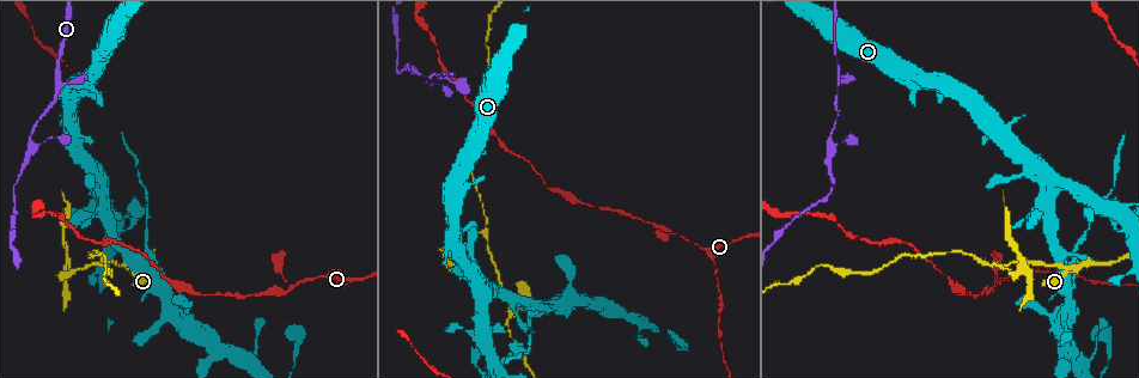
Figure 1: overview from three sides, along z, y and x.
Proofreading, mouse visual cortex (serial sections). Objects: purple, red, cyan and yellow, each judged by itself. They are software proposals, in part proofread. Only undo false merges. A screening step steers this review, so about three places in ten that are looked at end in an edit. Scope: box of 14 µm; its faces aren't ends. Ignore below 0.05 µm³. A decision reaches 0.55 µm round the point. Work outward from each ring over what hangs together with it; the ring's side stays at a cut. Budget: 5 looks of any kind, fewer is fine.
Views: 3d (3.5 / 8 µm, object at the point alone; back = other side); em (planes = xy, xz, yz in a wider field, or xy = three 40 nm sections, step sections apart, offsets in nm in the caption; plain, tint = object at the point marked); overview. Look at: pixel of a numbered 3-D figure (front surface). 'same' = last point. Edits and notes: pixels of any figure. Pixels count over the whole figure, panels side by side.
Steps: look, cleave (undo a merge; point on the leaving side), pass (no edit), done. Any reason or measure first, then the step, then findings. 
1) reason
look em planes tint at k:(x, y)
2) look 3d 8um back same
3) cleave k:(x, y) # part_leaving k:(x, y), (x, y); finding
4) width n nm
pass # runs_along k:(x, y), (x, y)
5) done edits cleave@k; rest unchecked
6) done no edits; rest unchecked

sudden change in width
look 3d 3.5um at 1:(290, 287)

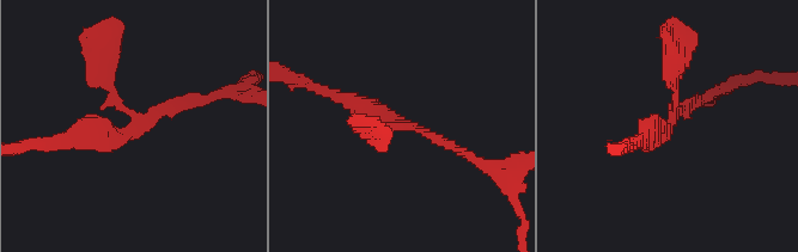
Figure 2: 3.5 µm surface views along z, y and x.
arms 3; arm_widths 150, 150, 250 nm; shape alone is not enough
look em xy step 5 plain at 2:(139, 119)

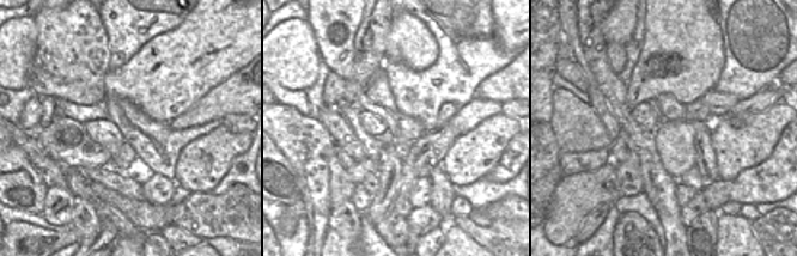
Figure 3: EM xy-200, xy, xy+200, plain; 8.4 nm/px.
where the object lies
look em xy step 5 tint same

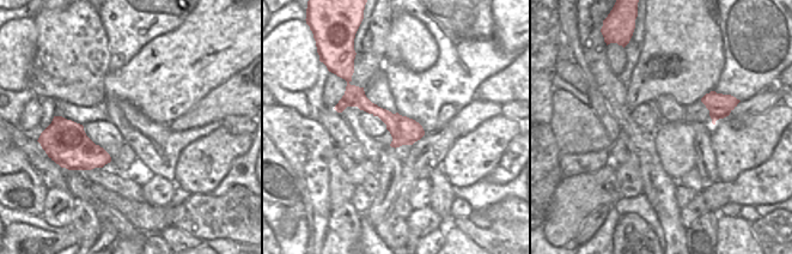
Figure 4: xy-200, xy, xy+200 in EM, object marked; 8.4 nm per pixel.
cleave 2:(110, 67) # part_leaving 2:(122, 106), (103, 69), (115, 22); a second cell is stuck on

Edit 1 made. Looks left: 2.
two arms in line, one across
look 3d 3.5um at 1:(1065, 272)

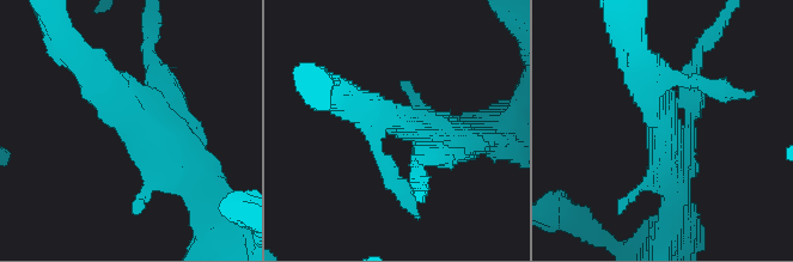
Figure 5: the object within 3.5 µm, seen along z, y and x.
look em xy step 1 tint at 5:(664, 120)

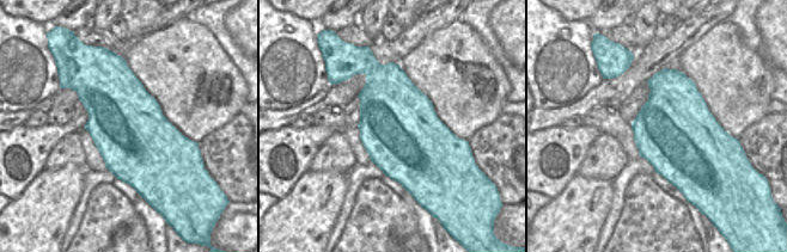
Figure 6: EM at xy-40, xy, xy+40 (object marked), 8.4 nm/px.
cleave 5:(428, 158) # part_leaving 5:(426, 144), (415, 162), (422, 195); a second cell is stuck on

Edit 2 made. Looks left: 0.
done edits cleave@2, cleave@5; rest unchecked

